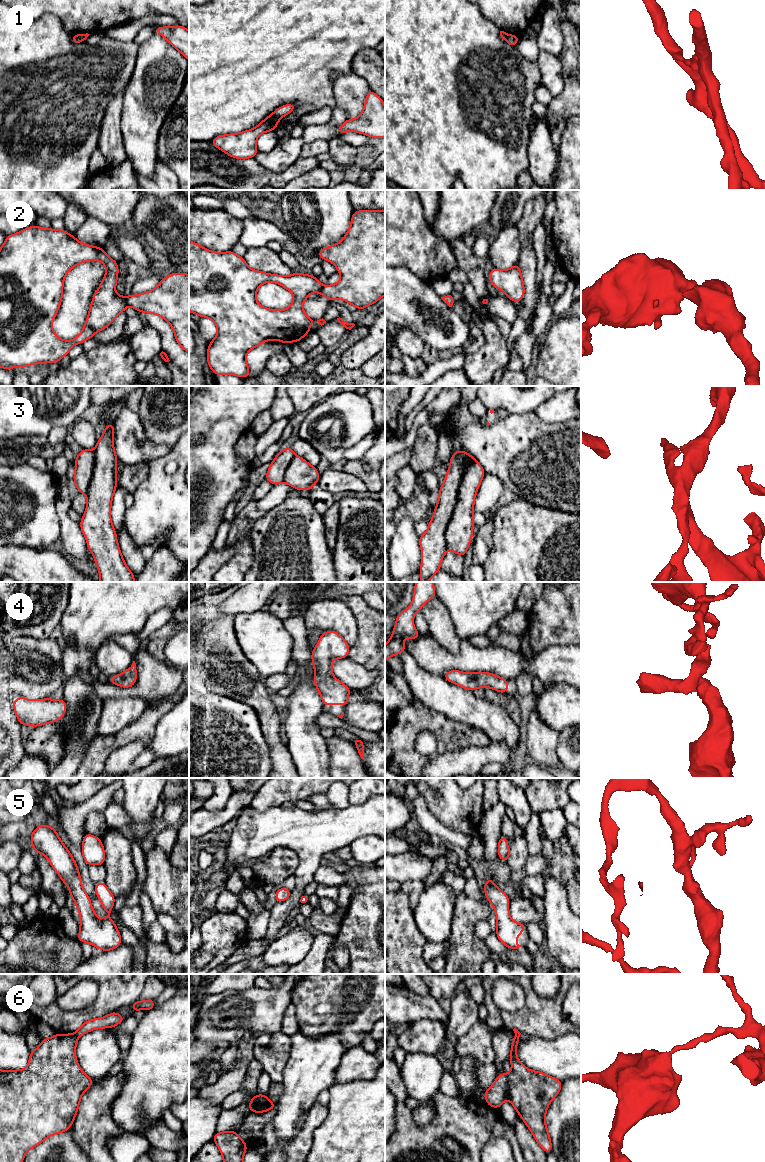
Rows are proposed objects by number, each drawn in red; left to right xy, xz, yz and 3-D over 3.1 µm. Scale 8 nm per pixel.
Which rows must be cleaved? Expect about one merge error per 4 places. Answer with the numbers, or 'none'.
1, 2, 6

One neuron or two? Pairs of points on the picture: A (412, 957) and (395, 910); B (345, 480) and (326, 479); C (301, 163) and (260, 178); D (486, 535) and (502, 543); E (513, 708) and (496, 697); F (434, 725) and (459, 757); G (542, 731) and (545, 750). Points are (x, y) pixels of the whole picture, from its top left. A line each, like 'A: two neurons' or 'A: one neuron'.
A: one neuron
B: one neuron
C: one neuron
D: two neurons
E: one neuron
F: two neurons
G: one neuron

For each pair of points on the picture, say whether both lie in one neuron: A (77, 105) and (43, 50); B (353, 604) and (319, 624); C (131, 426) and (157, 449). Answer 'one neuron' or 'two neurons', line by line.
A: one neuron
B: two neurons
C: one neuron

